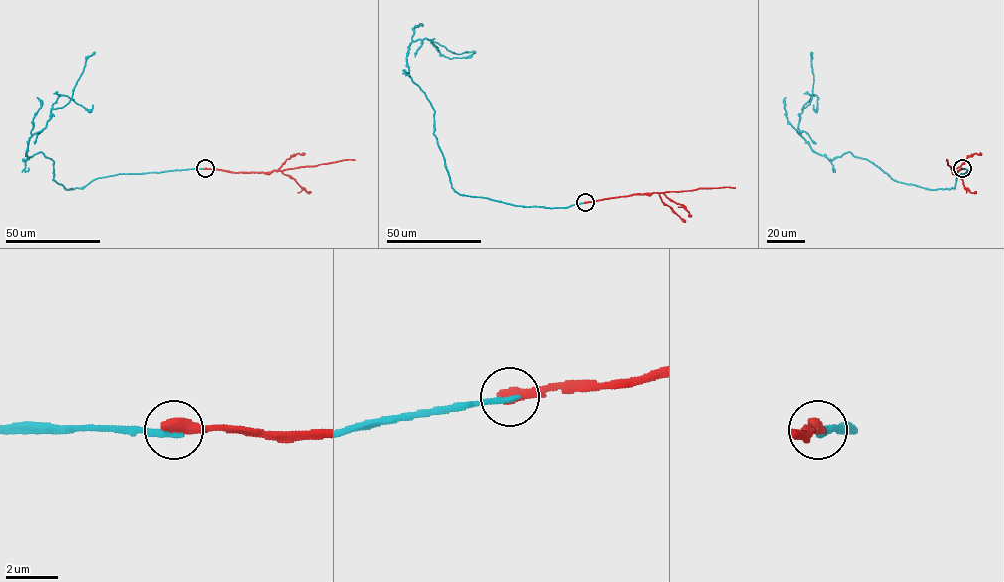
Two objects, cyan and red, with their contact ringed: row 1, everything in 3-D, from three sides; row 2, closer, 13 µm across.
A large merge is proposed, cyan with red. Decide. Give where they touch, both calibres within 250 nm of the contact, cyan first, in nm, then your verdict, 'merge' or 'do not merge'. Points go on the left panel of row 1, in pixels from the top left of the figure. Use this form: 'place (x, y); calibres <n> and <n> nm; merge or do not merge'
place (205, 168); calibres 240 and 550 nm; do not merge

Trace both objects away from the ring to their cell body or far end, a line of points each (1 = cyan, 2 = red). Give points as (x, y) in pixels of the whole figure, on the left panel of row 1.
1: (205, 169), (67, 189), (50, 159), (28, 159), (28, 141), (95, 52)
2: (205, 169), (267, 172), (354, 160)

